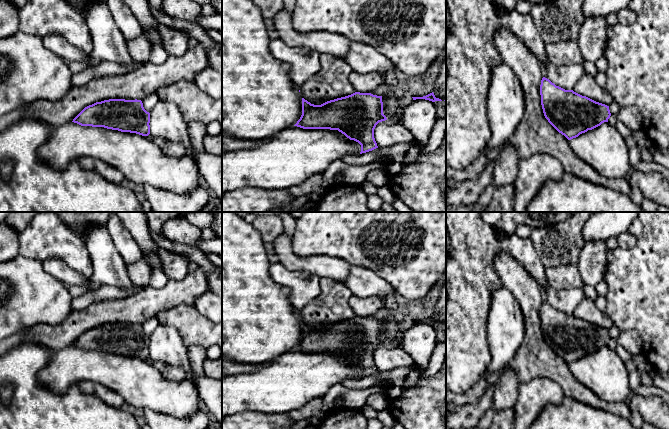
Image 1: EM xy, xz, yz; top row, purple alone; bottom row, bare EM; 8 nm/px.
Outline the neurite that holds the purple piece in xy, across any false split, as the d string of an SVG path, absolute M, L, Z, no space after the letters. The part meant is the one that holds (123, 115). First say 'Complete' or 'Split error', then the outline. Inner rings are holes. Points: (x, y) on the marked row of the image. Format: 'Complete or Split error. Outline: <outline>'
Complete. Outline: M109 99L101 102L96 102L92 105L85 107L74 119L74 123L81 126L104 127L107 129L118 130L121 132L136 133L142 136L150 134L150 113L147 112L141 100L125 100L125 99Z

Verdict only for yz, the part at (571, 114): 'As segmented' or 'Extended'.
As segmented

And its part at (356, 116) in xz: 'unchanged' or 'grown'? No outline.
unchanged

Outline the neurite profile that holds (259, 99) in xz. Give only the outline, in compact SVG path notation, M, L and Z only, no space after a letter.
M222 0L222 131L225 131L232 138L247 140L271 138L278 132L294 126L302 115L303 97L289 77L289 65L272 56L269 50L270 41L262 12L252 0Z

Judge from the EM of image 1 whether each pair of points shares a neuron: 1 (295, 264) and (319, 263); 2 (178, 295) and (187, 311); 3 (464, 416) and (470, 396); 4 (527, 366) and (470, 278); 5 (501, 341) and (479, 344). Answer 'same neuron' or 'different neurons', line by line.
1: same neuron
2: different neurons
3: different neurons
4: different neurons
5: different neurons

